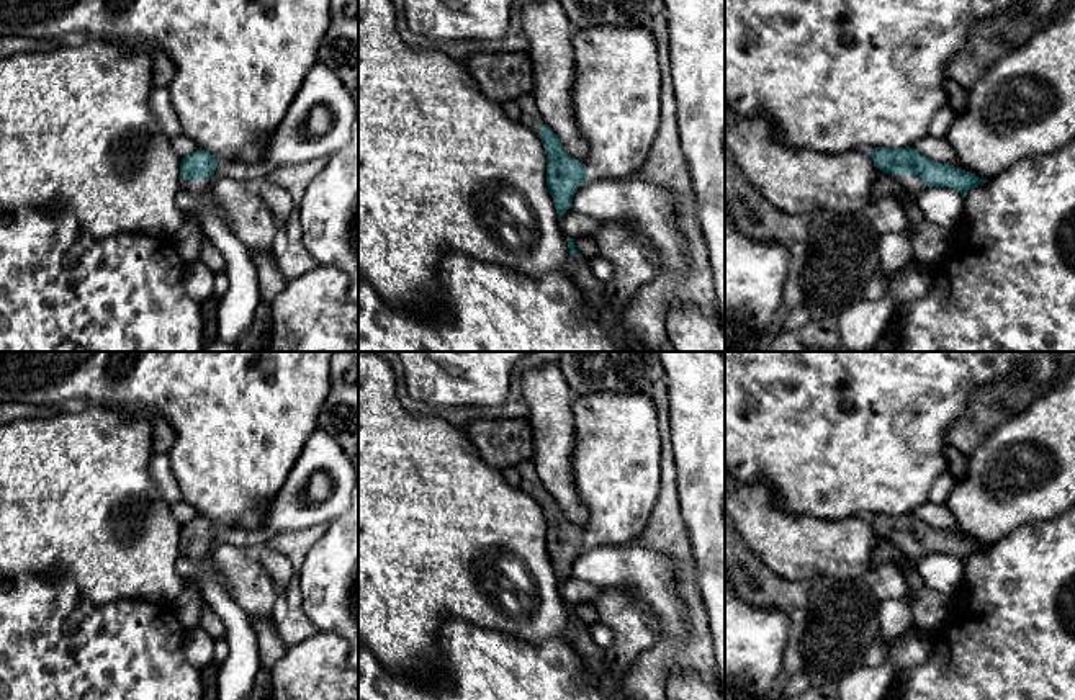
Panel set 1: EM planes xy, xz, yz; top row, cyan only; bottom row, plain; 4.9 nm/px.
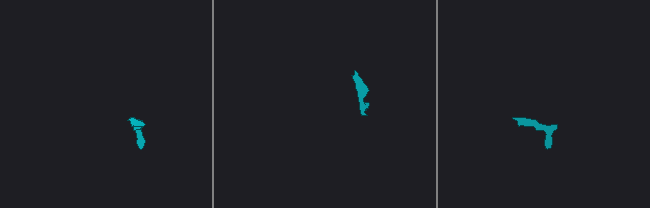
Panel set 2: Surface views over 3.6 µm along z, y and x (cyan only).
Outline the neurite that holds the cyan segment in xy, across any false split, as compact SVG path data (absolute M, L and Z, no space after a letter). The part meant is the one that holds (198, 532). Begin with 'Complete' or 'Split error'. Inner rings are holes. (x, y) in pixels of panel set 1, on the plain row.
Split error. M198 515L180 530L180 554L193 561L201 561L208 556L214 541L218 527L209 518Z

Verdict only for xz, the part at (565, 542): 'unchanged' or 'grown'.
grown

